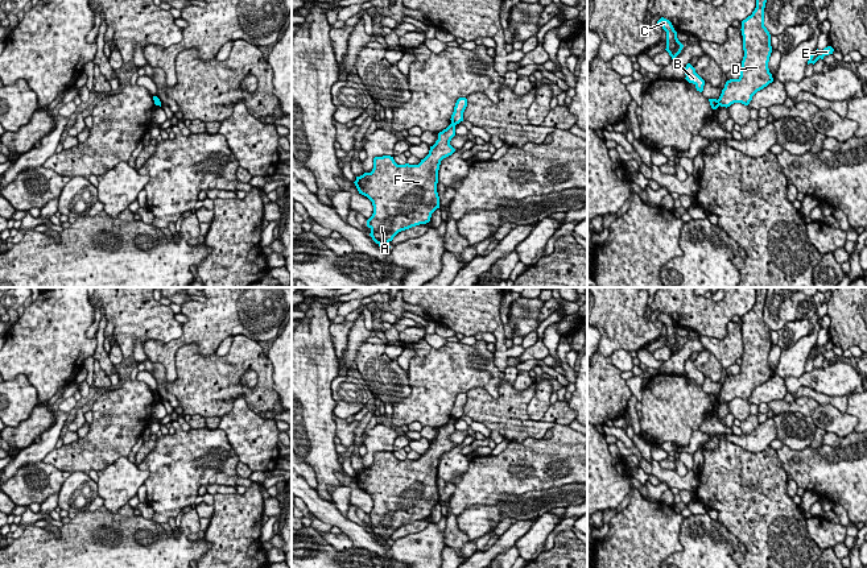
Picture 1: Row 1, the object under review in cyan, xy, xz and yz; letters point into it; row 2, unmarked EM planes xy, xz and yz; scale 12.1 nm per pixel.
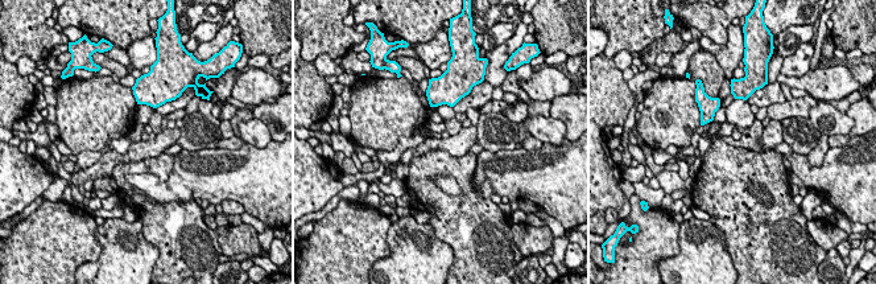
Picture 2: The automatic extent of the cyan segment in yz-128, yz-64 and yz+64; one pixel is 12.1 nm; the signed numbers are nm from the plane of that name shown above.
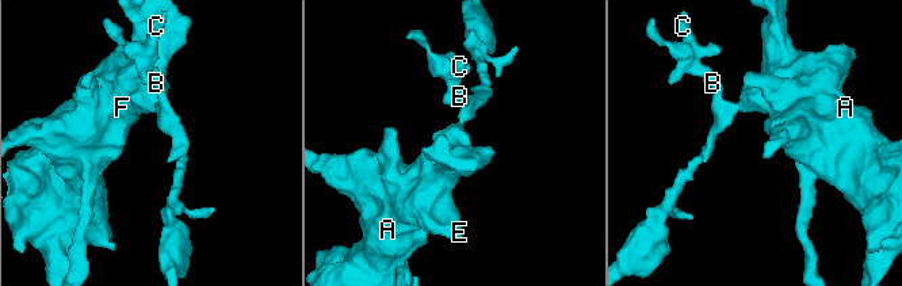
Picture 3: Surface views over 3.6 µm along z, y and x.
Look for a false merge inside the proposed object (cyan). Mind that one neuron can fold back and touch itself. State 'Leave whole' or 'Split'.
Split

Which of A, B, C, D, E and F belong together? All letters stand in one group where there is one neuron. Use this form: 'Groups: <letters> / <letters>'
Groups: A D E F / B C

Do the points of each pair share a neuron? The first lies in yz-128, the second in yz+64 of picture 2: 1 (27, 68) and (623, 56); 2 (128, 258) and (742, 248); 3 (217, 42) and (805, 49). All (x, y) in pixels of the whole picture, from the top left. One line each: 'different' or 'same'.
1: same
2: different
3: same

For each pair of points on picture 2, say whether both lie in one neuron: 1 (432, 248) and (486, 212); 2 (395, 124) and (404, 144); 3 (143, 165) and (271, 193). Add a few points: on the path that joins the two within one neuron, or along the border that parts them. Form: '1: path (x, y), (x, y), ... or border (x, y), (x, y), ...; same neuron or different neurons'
1: border (426, 223), (453, 251), (449, 270); different neurons
2: border (412, 135), (400, 136), (389, 151), (377, 151); different neurons
3: border (176, 156), (166, 180), (139, 172); different neurons

